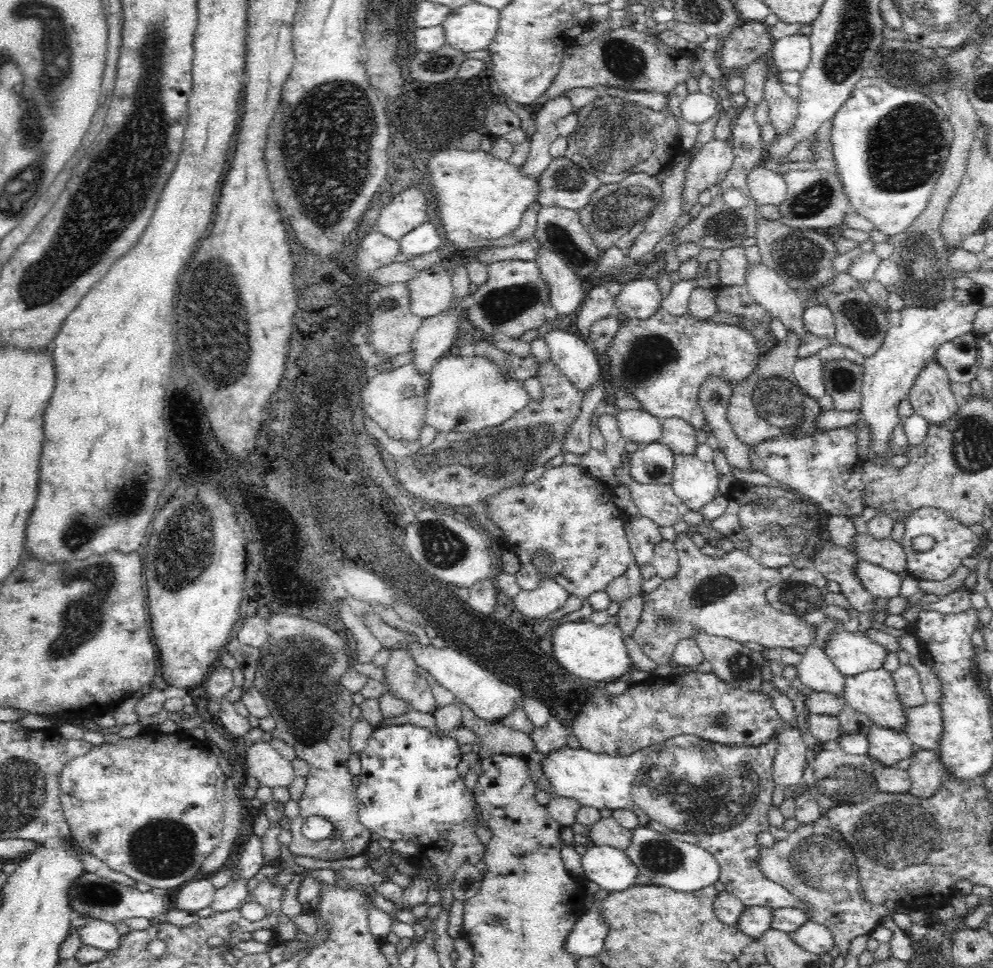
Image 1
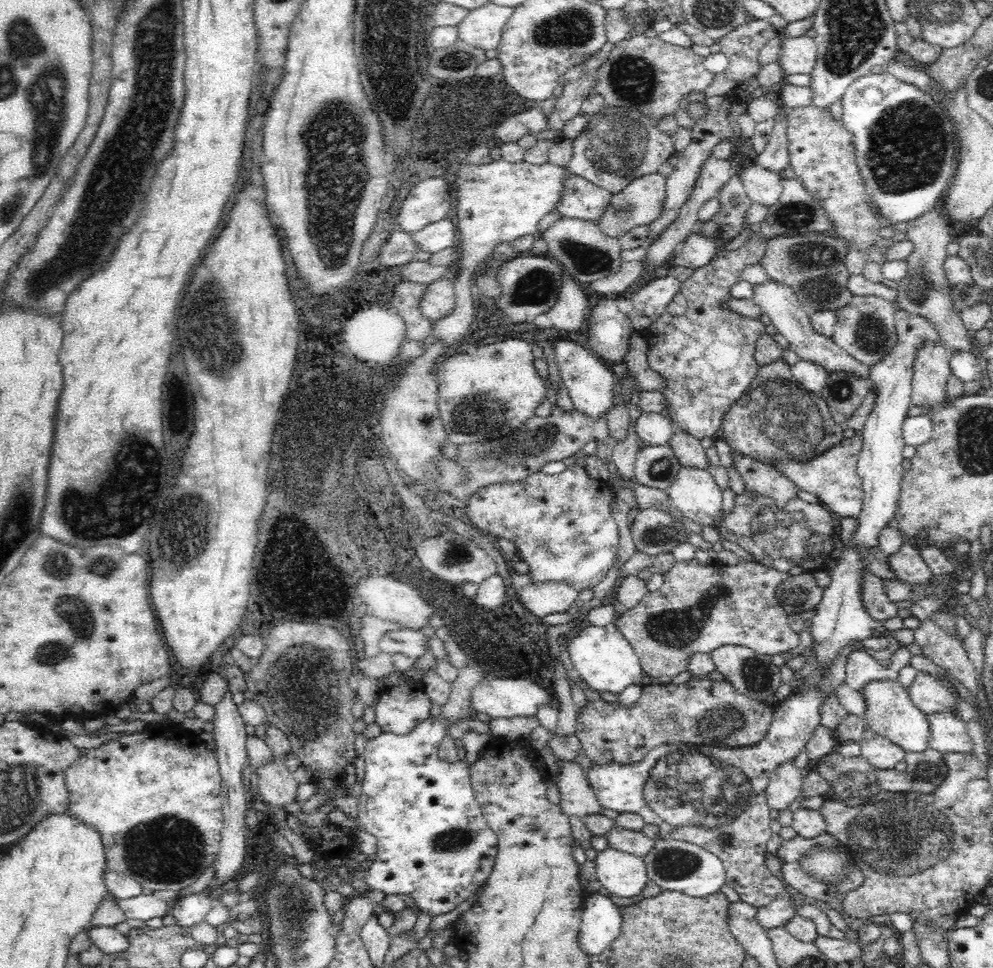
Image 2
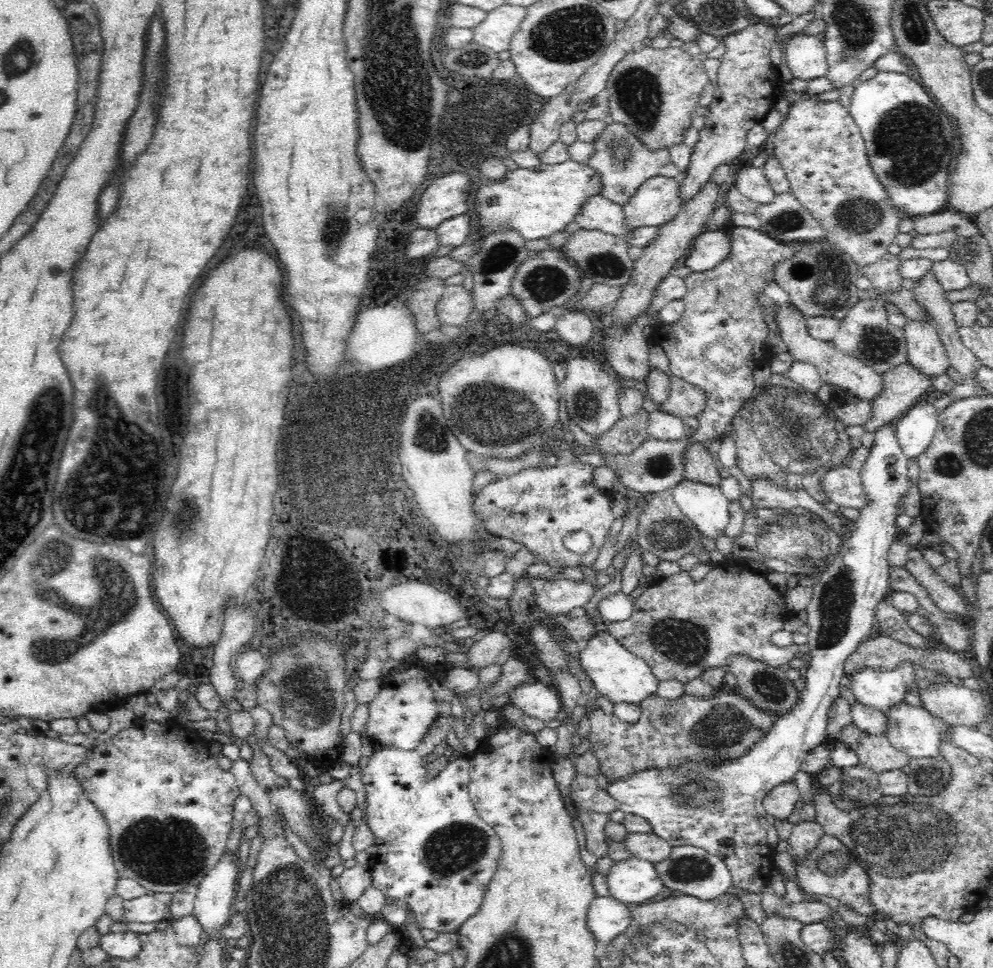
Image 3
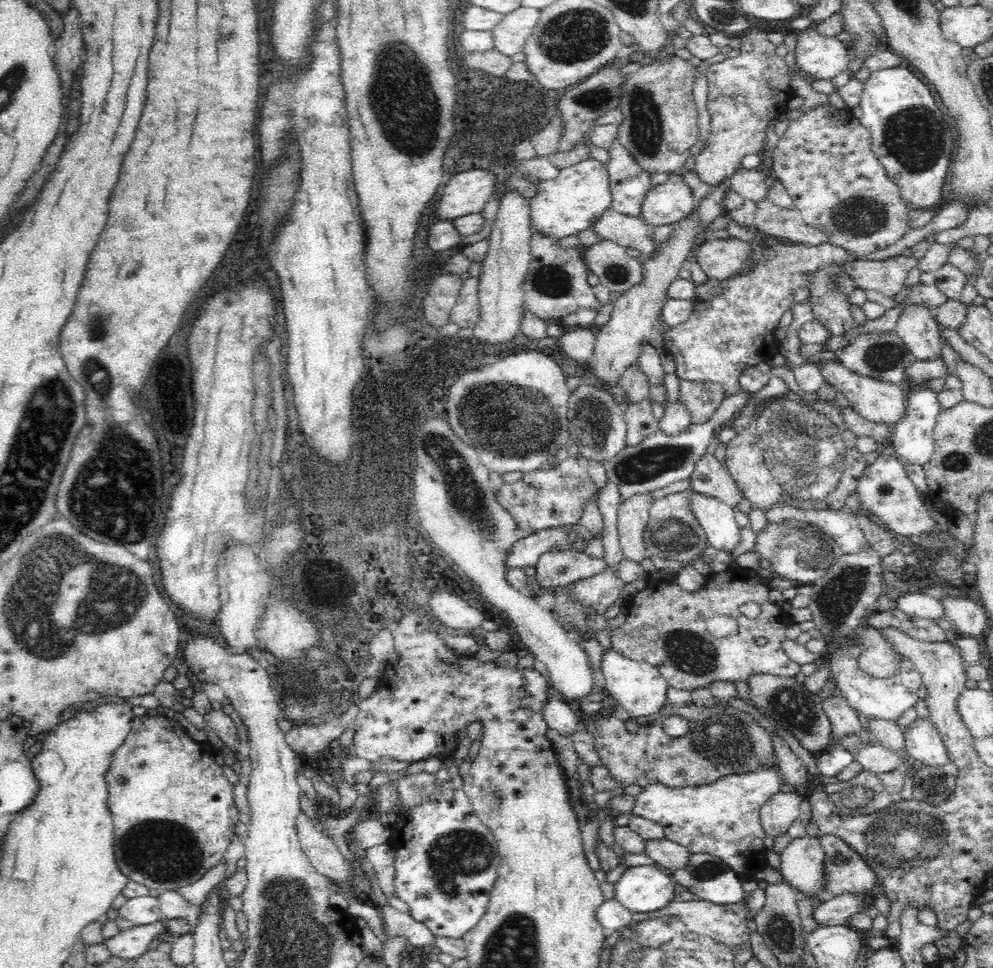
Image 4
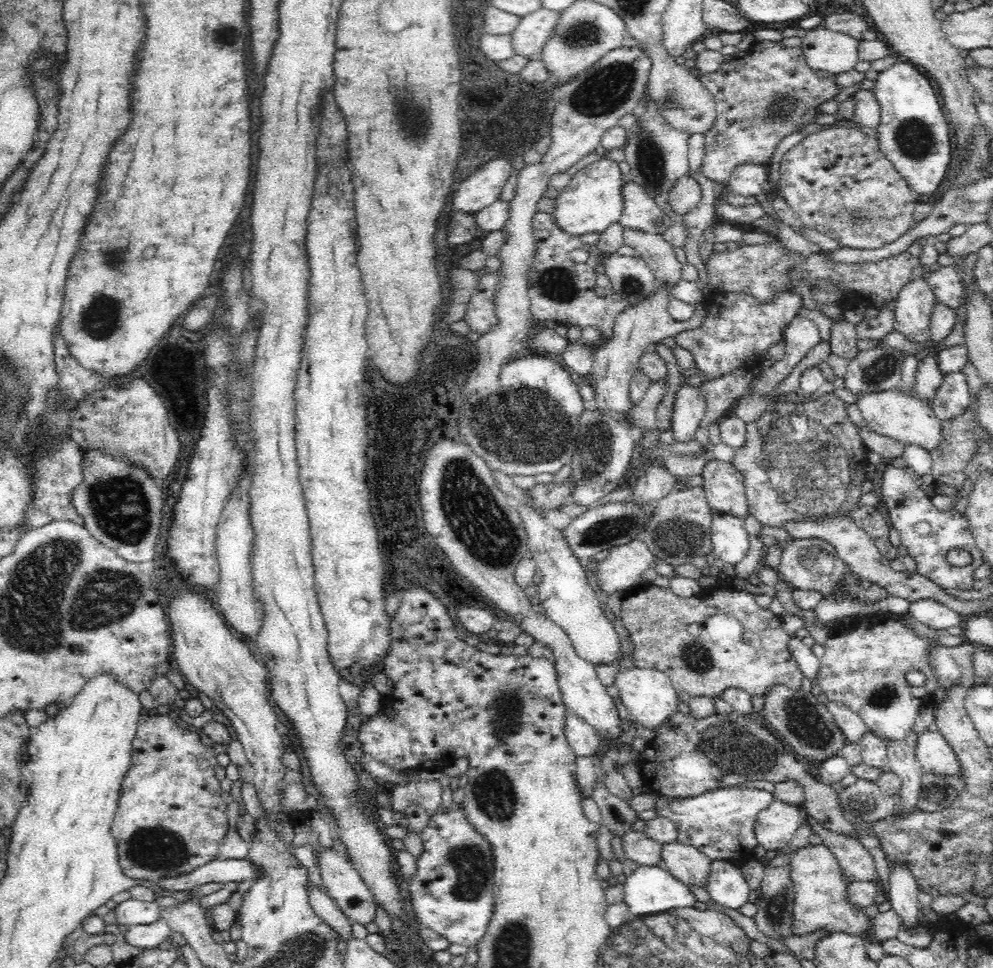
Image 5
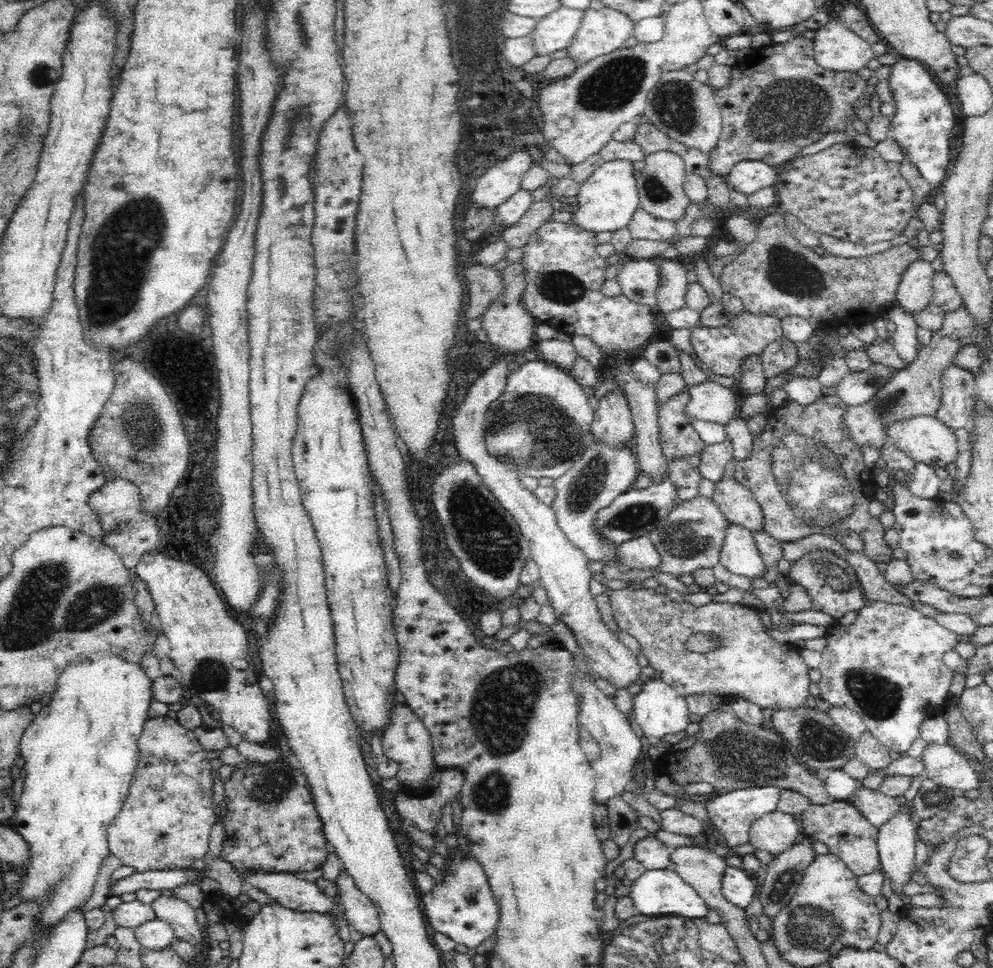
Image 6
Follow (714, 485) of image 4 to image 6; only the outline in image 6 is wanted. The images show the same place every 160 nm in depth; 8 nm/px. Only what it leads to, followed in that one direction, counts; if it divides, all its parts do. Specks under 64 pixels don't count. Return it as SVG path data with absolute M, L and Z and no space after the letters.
M734 477L722 478L716 484L712 499L730 523L752 532L764 530L764 515L756 497Z

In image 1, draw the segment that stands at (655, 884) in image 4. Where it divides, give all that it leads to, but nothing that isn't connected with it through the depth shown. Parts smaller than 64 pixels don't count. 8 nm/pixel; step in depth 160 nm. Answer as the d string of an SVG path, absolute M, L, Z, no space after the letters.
M586 846L586 852L581 856L580 862L588 881L596 883L600 889L606 890L608 893L624 892L626 888L636 886L636 877L640 874L625 851L611 846Z

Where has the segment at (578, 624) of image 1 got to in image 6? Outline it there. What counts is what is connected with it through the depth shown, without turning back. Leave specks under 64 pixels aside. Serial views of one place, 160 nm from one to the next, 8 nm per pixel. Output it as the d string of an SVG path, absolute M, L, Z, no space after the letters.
M655 673L641 689L632 695L633 720L641 726L645 736L662 738L664 734L680 734L690 723L686 699L680 696Z

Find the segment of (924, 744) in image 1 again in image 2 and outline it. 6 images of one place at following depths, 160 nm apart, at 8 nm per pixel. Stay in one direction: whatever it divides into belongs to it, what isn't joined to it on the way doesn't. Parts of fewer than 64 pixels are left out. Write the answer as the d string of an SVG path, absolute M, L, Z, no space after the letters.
M951 713L927 715L930 727L929 746L941 753L972 753L972 740L966 731L965 722Z

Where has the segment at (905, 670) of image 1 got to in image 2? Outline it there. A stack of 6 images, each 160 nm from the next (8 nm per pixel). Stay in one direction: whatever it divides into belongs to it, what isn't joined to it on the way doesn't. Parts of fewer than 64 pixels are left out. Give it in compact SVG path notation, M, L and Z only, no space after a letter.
M923 671L917 672L914 682L907 691L914 706L927 715L950 713L950 707L952 705L956 707L956 697L942 680Z

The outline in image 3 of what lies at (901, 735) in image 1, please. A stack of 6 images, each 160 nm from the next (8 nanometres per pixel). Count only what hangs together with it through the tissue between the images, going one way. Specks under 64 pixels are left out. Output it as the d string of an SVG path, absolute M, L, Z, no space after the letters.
M861 731L855 751L859 762L877 773L901 769L909 761L909 756L894 748L885 734Z

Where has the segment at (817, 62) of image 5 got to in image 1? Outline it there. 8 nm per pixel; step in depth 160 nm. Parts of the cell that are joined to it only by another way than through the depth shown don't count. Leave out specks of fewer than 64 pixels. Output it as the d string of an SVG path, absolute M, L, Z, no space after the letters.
M801 33L775 40L769 53L774 69L779 72L804 72L811 60L811 38Z

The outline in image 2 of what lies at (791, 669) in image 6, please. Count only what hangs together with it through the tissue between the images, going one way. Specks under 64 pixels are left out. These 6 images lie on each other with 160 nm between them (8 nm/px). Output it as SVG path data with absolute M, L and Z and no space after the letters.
M739 558L738 563L734 565L718 562L706 566L696 559L676 561L664 574L661 587L646 593L632 610L624 612L614 623L626 640L630 641L643 670L654 678L675 677L685 671L690 655L710 654L726 644L748 647L755 653L768 656L788 655L790 650L798 646L799 635L788 625L788 614L776 599L777 586L788 576L787 572L780 572L744 558Z

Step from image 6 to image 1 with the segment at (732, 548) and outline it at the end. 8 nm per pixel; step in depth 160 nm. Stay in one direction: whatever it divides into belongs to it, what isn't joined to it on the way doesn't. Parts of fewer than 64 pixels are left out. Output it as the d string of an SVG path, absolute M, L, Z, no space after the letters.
M675 454L670 486L688 510L699 511L714 500L714 493L718 490L718 472L712 463L701 462L695 456Z

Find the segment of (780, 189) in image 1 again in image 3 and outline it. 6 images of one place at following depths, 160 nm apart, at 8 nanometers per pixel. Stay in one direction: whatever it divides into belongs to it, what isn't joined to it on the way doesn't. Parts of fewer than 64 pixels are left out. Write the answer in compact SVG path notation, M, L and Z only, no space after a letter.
M753 165L742 168L734 176L734 186L748 200L752 200L752 202L757 203L759 206L762 204L770 204L776 196L764 171Z

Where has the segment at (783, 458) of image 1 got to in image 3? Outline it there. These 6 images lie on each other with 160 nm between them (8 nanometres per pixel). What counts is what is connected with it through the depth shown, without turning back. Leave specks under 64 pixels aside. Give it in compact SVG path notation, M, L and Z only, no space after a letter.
M863 445L853 450L842 468L827 470L826 480L822 480L821 488L825 489L829 500L836 502L838 506L860 510L869 503L869 497L865 496L863 488L862 470L866 466L870 450Z

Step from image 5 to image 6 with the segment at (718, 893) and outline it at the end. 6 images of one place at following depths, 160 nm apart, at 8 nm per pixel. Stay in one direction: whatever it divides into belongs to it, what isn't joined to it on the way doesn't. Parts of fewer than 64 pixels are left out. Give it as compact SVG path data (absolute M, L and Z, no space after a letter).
M727 866L725 870L726 872L722 876L724 898L734 906L745 910L752 903L755 893L754 876L733 866Z

